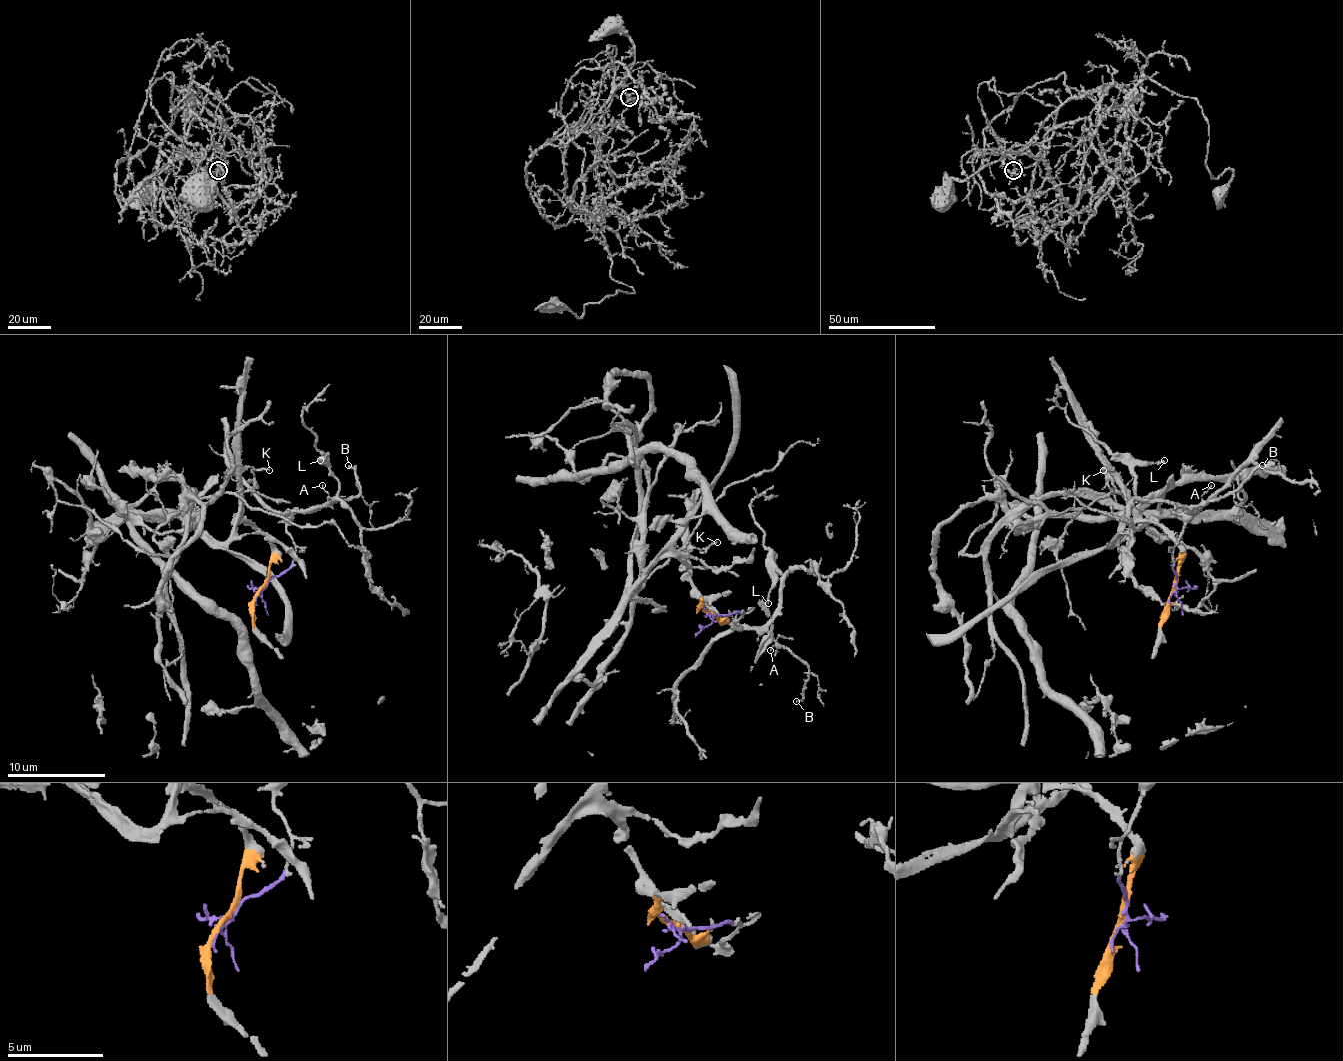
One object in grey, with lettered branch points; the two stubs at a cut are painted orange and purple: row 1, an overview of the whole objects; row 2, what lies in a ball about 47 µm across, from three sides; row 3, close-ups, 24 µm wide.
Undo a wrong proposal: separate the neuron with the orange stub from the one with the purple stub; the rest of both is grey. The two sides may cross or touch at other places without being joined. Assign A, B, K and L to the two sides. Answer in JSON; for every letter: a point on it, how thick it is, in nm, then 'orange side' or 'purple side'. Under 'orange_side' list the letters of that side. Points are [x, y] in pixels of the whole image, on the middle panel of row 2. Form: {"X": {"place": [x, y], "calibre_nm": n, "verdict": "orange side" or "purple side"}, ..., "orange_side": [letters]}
{"A": {"place": [770, 650], "calibre_nm": 110, "verdict": "purple side"}, "B": {"place": [796, 701], "calibre_nm": 160, "verdict": "purple side"}, "K": {"place": [717, 542], "calibre_nm": 120, "verdict": "orange side"}, "L": {"place": [768, 603], "calibre_nm": 170, "verdict": "purple side"}, "orange_side": ["K"]}

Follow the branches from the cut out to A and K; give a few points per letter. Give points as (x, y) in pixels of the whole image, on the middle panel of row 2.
A: (709, 613), (744, 613), (734, 622), (746, 630), (763, 630), (776, 640), (771, 650)
K: (709, 613), (719, 620), (689, 580), (687, 556), (717, 541)

